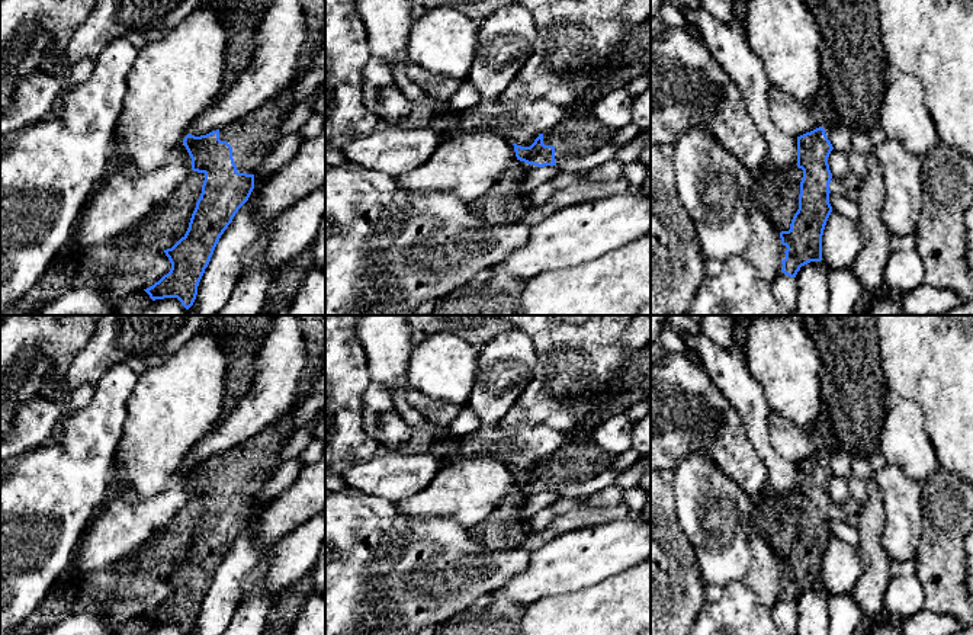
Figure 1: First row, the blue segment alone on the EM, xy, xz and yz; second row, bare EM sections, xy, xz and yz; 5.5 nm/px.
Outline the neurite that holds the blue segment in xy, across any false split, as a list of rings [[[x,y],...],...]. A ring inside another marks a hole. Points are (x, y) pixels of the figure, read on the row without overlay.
[[[274,421],[222,455],[200,462],[184,462],[183,469],[192,484],[192,496],[203,498],[205,506],[186,559],[171,574],[164,575],[171,589],[170,597],[144,615],[152,626],[177,623],[186,635],[193,631],[213,575],[238,535],[248,526],[254,514],[254,498],[282,465],[279,455],[290,436],[286,427]]]

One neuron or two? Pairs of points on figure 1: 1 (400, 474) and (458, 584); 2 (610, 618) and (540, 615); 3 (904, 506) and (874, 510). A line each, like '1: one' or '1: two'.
1: two
2: one
3: two

